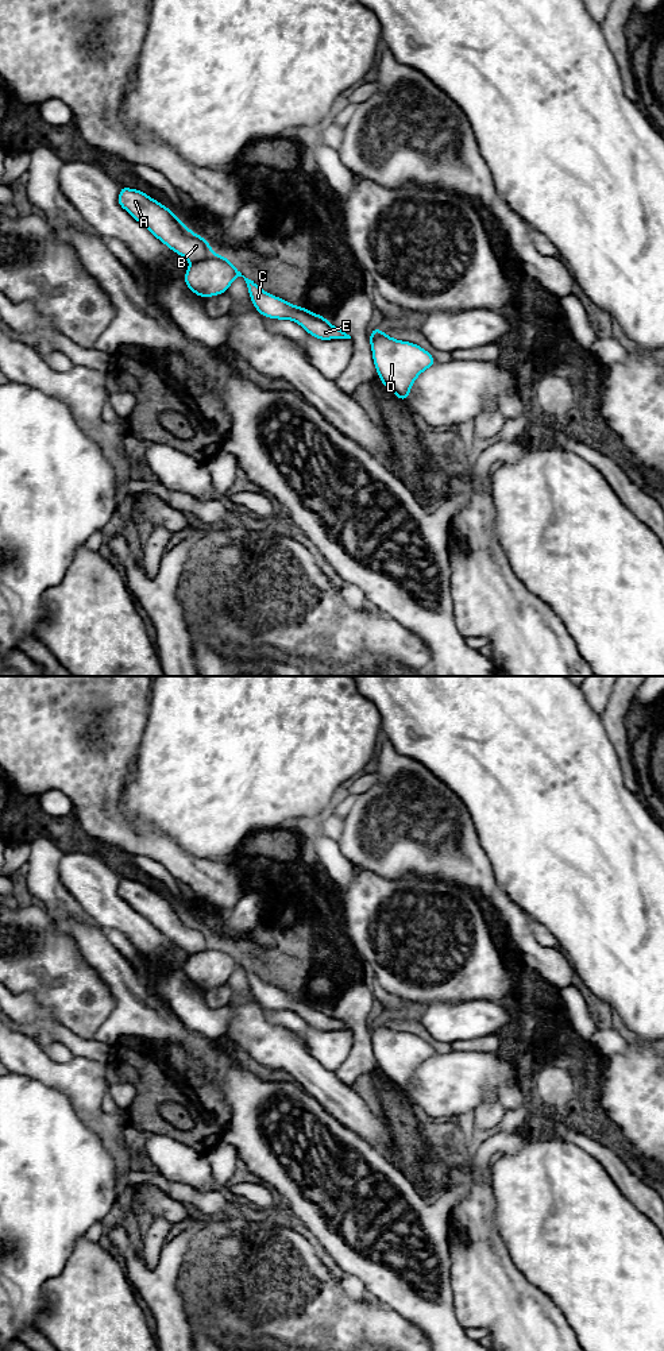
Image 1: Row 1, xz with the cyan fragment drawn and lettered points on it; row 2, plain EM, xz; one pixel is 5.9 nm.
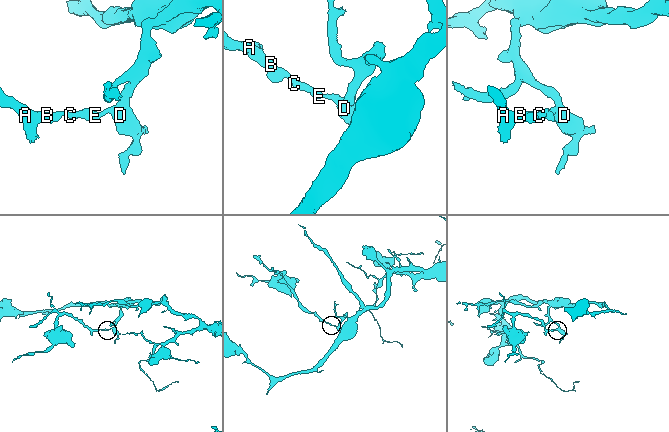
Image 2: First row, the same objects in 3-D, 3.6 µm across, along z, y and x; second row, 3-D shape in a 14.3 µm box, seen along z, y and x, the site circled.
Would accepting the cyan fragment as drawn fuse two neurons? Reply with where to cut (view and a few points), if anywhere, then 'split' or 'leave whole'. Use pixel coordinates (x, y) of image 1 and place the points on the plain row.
cut in xz along (212, 942), (207, 949), (192, 954); split

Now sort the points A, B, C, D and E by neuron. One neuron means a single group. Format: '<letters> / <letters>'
A B / C D E

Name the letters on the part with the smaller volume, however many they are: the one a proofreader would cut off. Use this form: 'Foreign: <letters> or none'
Foreign: A, B

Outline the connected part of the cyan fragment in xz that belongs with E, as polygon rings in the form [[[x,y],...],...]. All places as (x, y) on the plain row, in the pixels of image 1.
[[[212,943],[208,950],[192,954],[185,964],[184,972],[194,985],[212,988],[225,984],[238,968],[244,969],[251,993],[262,1007],[293,1011],[320,1031],[351,1030],[350,1026],[335,1019],[325,1008],[266,984],[254,972],[246,969],[227,947]]]

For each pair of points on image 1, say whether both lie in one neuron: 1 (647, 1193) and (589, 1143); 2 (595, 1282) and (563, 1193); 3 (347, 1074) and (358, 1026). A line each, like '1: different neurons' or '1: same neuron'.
1: same neuron
2: same neuron
3: same neuron

